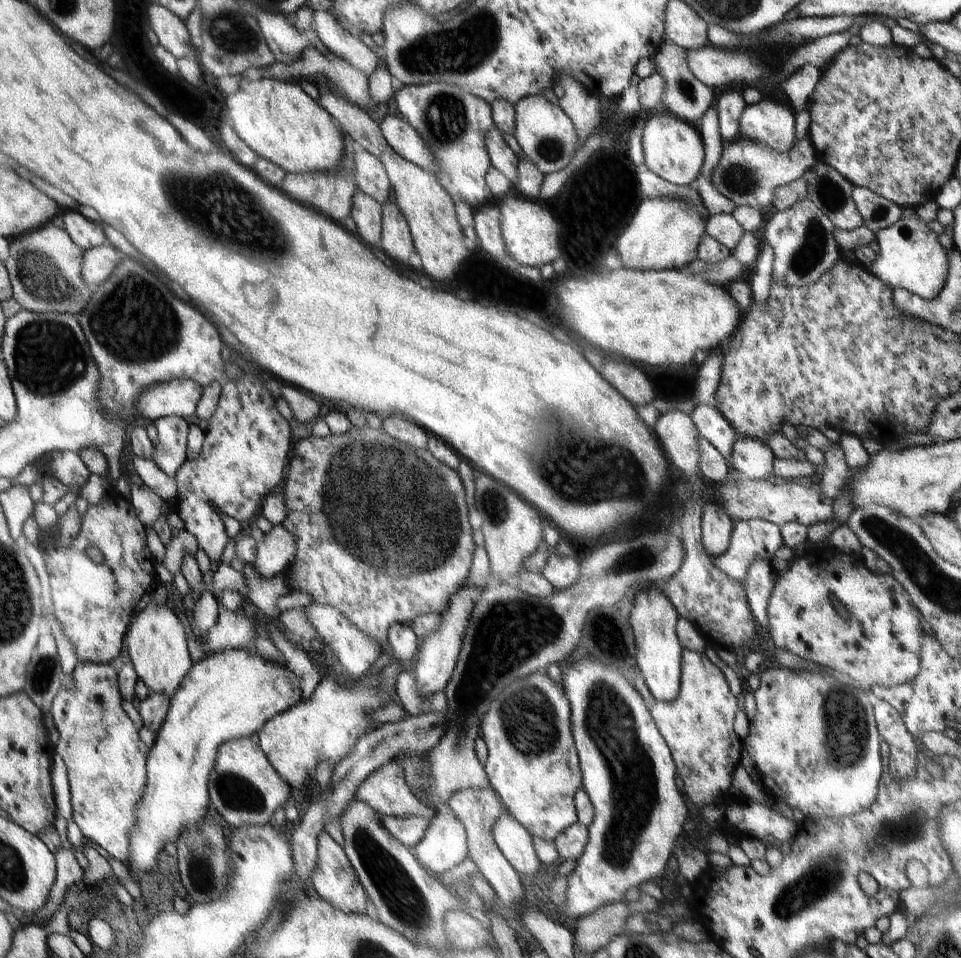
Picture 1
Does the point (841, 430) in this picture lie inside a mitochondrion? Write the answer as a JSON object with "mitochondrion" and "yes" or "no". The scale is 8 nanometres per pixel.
{"mitochondrion":"no"}

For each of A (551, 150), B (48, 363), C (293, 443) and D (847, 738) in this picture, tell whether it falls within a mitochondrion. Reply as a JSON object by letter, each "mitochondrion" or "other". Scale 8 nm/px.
{"A":"mitochondrion","B":"mitochondrion","C":"other","D":"mitochondrion"}

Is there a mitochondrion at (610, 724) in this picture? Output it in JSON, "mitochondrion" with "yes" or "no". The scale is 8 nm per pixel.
{"mitochondrion":"yes"}

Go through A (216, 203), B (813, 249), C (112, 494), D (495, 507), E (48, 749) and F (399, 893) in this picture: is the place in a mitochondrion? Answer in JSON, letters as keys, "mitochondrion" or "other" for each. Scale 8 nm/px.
{"A":"mitochondrion","B":"mitochondrion","C":"other","D":"mitochondrion","E":"other","F":"mitochondrion"}

